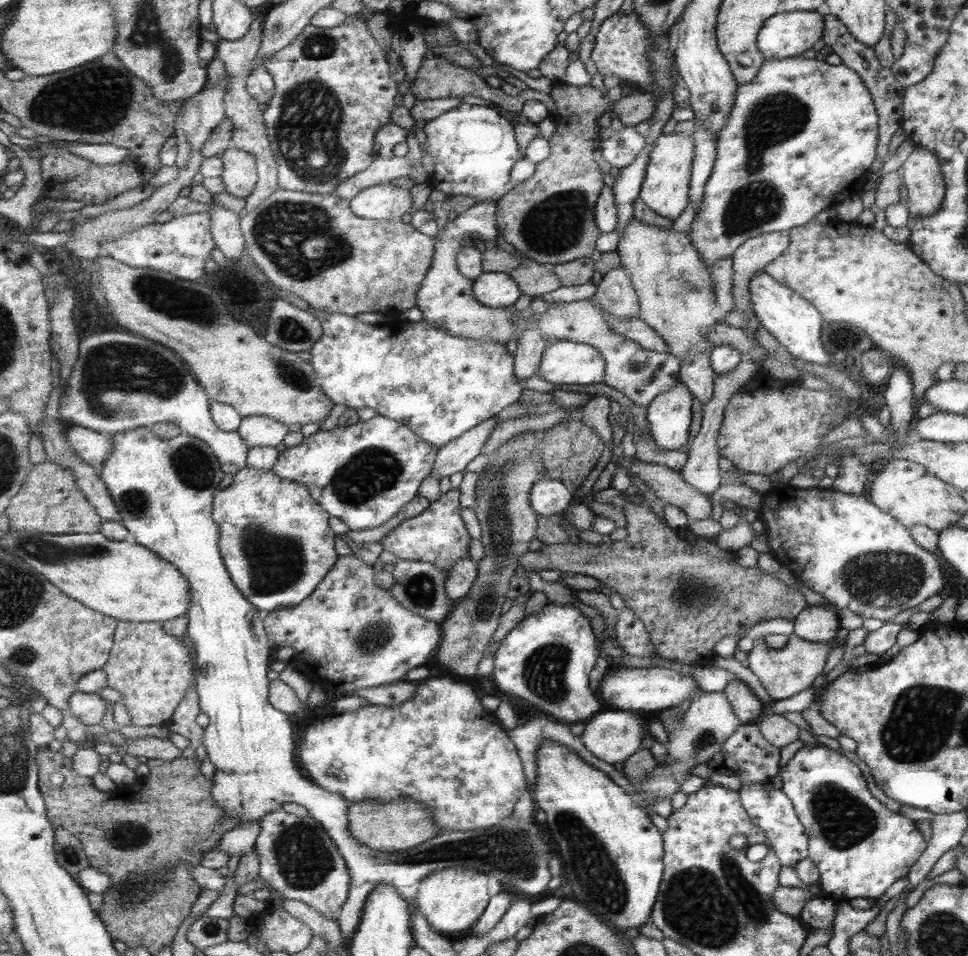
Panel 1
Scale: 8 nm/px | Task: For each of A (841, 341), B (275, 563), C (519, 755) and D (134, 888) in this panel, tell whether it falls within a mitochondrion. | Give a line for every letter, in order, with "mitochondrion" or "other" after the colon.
A: other
B: mitochondrion
C: other
D: mitochondrion

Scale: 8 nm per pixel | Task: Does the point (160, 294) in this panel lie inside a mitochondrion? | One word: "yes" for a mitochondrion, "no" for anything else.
yes

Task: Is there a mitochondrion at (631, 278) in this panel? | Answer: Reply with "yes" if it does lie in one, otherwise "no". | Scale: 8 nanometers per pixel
no

